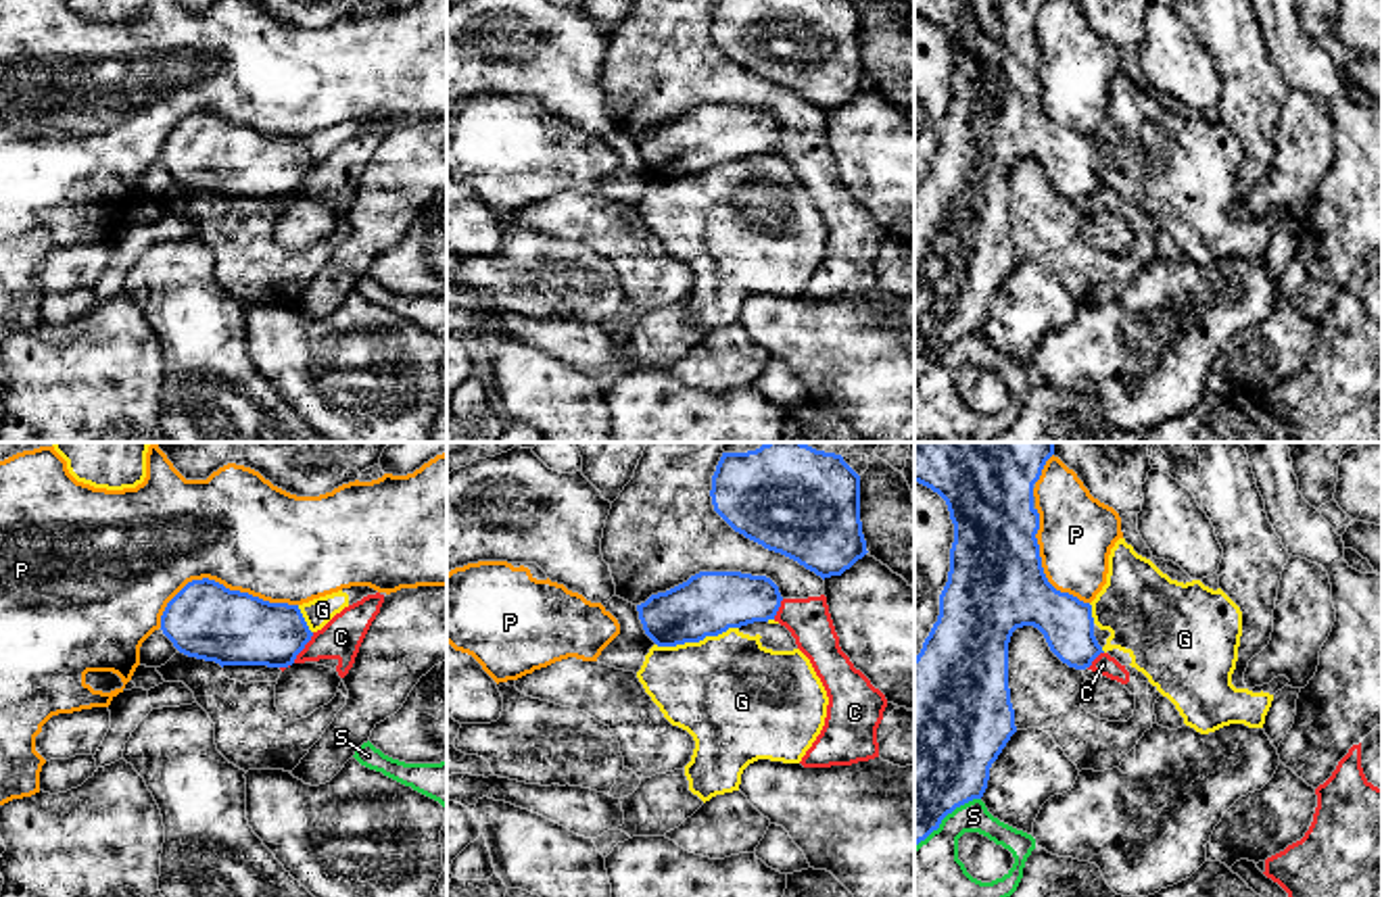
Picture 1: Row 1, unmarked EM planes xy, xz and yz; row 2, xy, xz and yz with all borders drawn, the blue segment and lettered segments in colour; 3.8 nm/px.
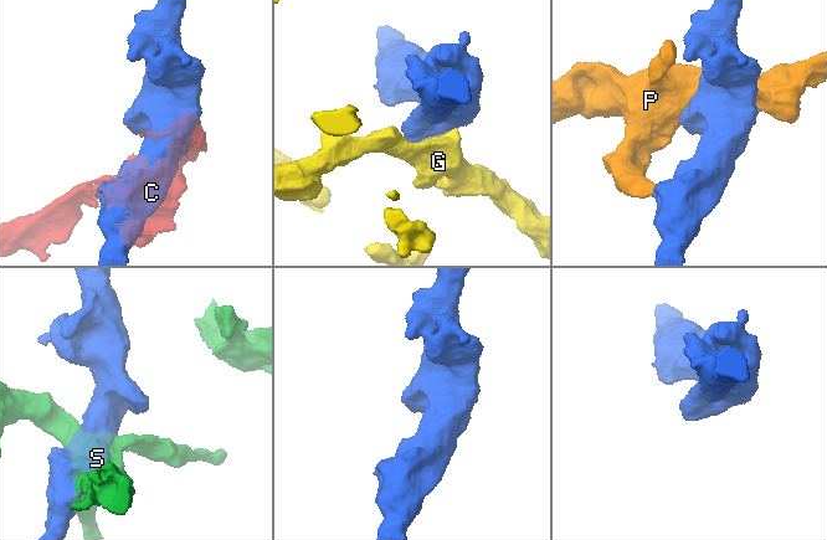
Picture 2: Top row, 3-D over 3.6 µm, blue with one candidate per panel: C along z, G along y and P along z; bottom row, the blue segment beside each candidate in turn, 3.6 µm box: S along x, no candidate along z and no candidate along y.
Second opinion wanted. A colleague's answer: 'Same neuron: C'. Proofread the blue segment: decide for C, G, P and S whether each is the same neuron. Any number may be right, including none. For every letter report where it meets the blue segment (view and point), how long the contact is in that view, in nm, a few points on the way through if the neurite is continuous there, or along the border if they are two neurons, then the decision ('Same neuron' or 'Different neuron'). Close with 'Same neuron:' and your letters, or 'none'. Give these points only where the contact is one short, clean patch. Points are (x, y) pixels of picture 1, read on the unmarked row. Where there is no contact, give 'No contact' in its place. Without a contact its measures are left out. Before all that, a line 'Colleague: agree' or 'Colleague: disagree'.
Colleague: disagree
C: Touches blue at xy (303, 180). Shared border 150 nm. Different neuron
G: Touches blue at xz (696, 174). Shared border 320 nm. Different neuron
P: Touches blue at xy (220, 117). Shared border 550 nm. Different neuron
S: Touches blue at yz (946, 347). Shared border 320 nm. Different neuron
Same neuron: none

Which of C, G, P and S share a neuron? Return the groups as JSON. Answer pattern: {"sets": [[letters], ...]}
{"sets": [["C"], ["G"], ["P"], ["S"]]}

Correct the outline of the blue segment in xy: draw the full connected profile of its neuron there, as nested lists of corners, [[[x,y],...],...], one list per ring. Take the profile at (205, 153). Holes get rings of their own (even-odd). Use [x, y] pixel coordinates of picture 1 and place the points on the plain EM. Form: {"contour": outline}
{"contour": [[[202,111],[165,140],[161,163],[173,179],[223,198],[288,200],[311,173],[299,138],[269,136]]]}

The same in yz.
{"contour": [[[914,0],[914,15],[937,25],[954,56],[948,115],[939,148],[914,190],[914,380],[956,340],[981,332],[990,300],[1017,265],[1008,221],[1008,175],[1017,161],[1038,161],[1050,184],[1069,200],[1086,202],[1104,186],[1094,169],[1092,138],[1056,123],[1042,100],[1033,17],[1044,0]]]}

